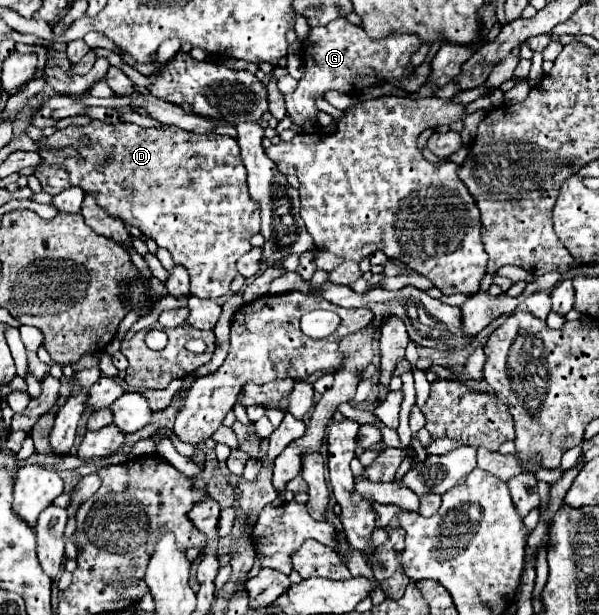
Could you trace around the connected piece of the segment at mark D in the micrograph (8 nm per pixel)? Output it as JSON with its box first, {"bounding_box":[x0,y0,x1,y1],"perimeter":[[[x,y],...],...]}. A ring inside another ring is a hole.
{"bounding_box":[35,120,259,298],"perimeter":[[[91,120],[91,124],[87,126],[67,126],[63,130],[57,130],[53,136],[49,138],[41,138],[37,142],[41,148],[47,148],[47,146],[53,146],[53,148],[61,148],[61,146],[73,146],[79,150],[79,156],[63,156],[63,154],[49,154],[49,152],[41,152],[43,156],[43,164],[35,168],[35,176],[39,178],[41,186],[45,192],[49,192],[51,196],[63,192],[65,188],[69,186],[79,186],[83,188],[85,192],[95,192],[97,194],[97,202],[99,206],[103,206],[111,216],[117,216],[121,218],[123,222],[131,224],[131,226],[137,226],[145,236],[153,238],[157,242],[157,246],[163,246],[171,252],[175,264],[183,264],[189,272],[189,278],[191,278],[191,294],[193,296],[199,296],[199,298],[219,298],[219,296],[225,296],[229,292],[229,284],[231,280],[235,278],[237,274],[237,268],[235,268],[235,262],[251,250],[251,244],[249,244],[249,238],[259,232],[259,206],[249,198],[249,192],[247,192],[247,170],[243,166],[243,160],[241,160],[241,154],[239,154],[239,144],[235,138],[229,138],[229,136],[219,136],[219,134],[195,134],[195,132],[185,132],[185,130],[179,130],[177,126],[165,126],[165,128],[141,128],[137,124],[105,124],[105,122],[99,122],[99,120]],[[79,136],[87,136],[87,142],[81,142],[79,144]]]}

